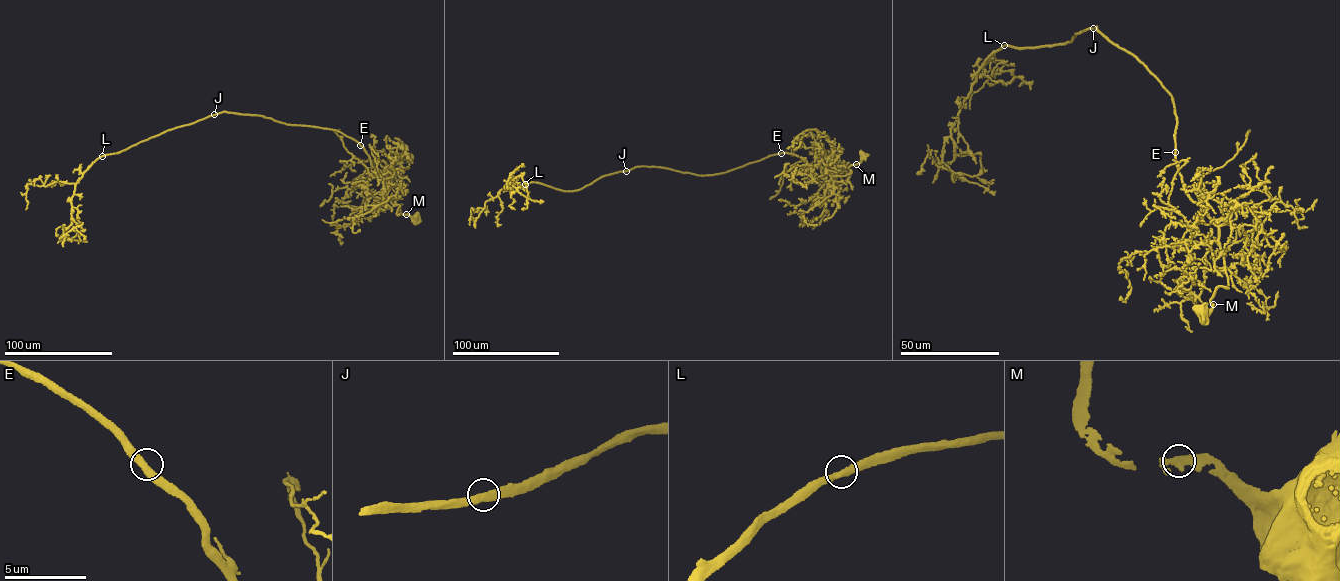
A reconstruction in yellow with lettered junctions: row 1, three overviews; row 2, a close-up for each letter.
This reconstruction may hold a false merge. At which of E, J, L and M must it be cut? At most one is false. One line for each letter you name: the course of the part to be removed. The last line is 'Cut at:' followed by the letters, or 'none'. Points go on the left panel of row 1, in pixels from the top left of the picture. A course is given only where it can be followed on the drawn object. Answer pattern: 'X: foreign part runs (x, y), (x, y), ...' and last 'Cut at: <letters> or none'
Cut at: none

